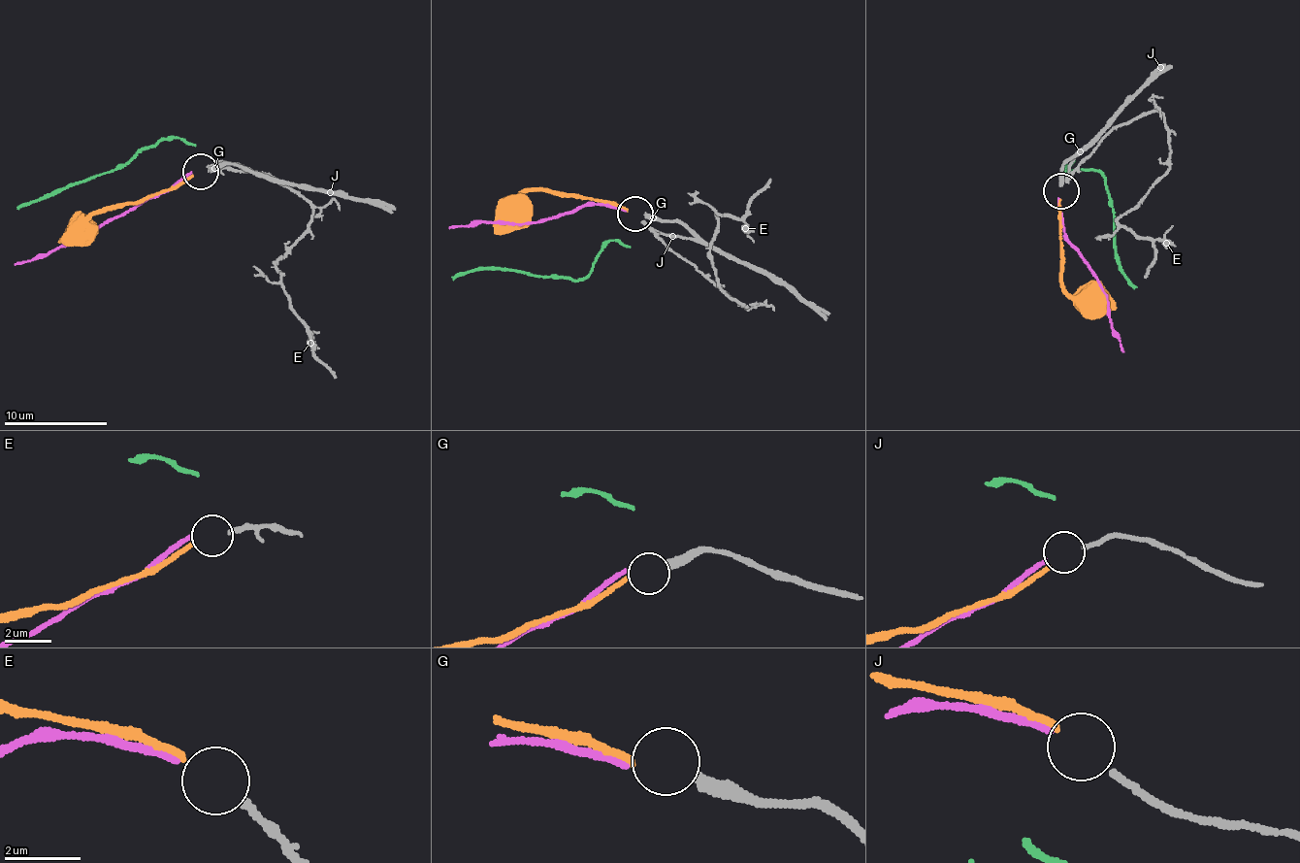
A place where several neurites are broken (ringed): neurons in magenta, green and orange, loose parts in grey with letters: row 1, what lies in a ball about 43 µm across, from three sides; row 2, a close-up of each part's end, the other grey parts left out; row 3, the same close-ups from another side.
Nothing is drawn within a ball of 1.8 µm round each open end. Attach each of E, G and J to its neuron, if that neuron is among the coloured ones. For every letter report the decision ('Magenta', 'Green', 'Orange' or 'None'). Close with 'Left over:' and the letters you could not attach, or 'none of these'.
E: Orange
G: None
J: Magenta
Left over: G

